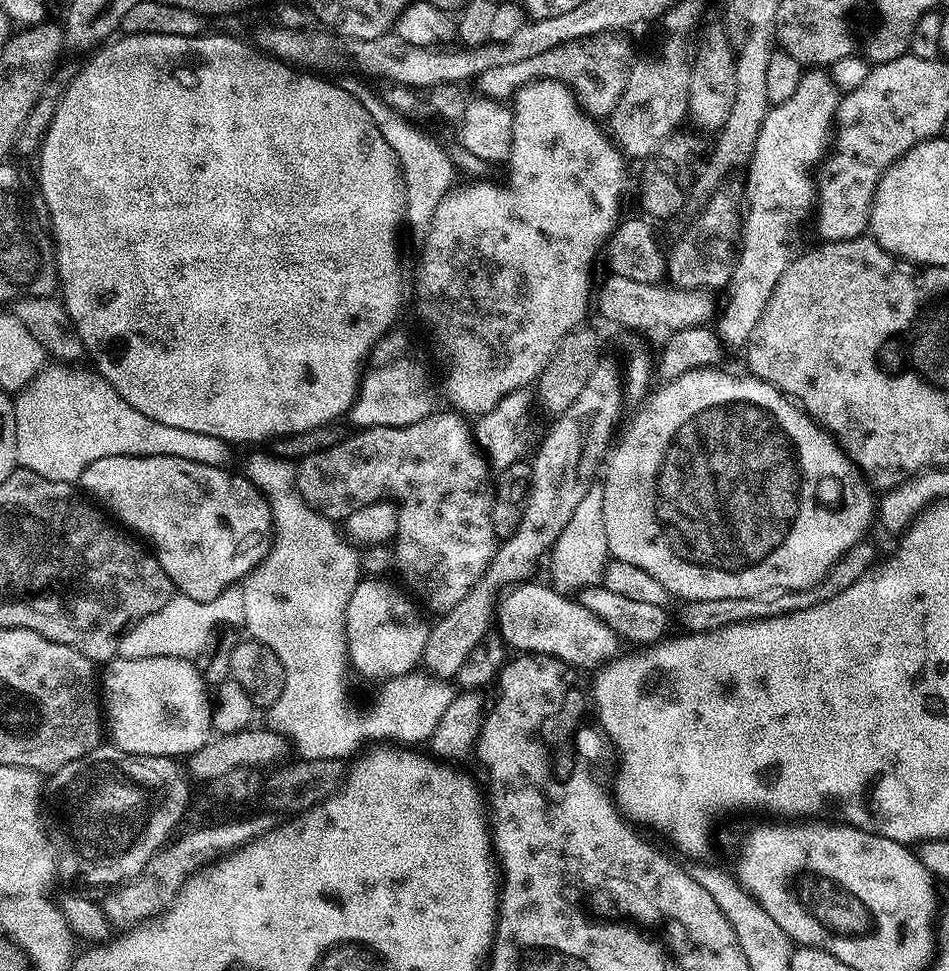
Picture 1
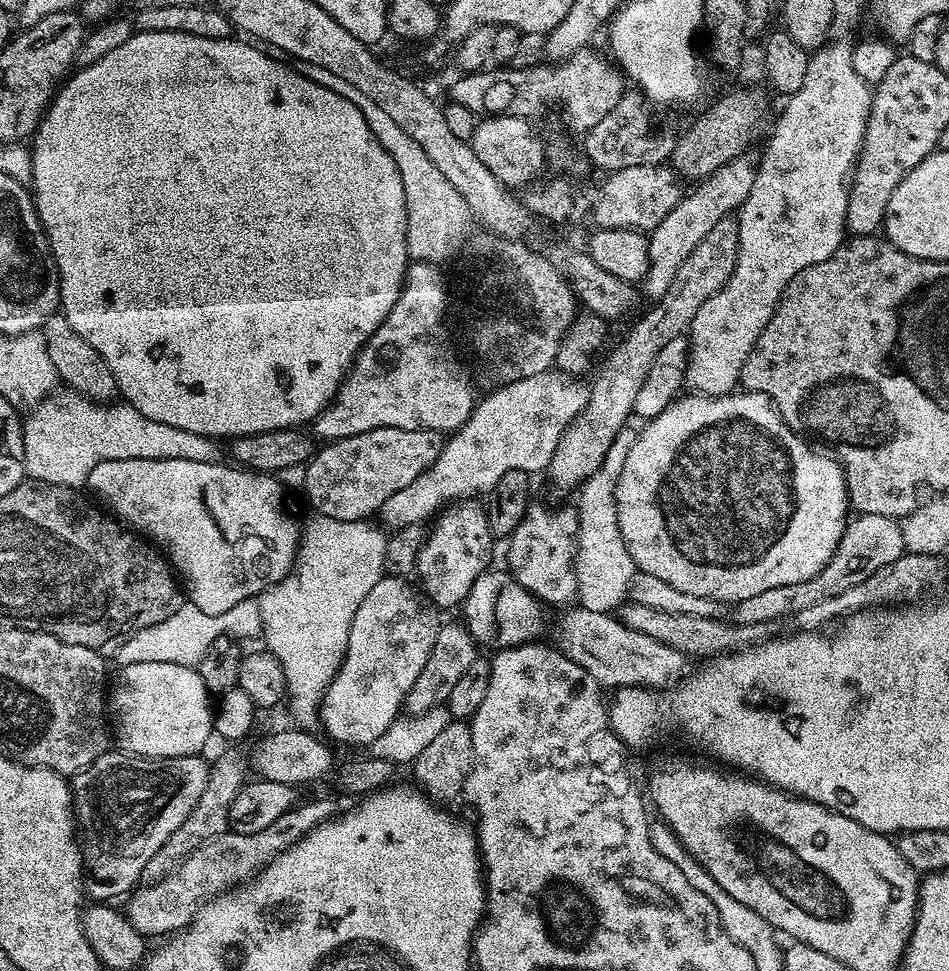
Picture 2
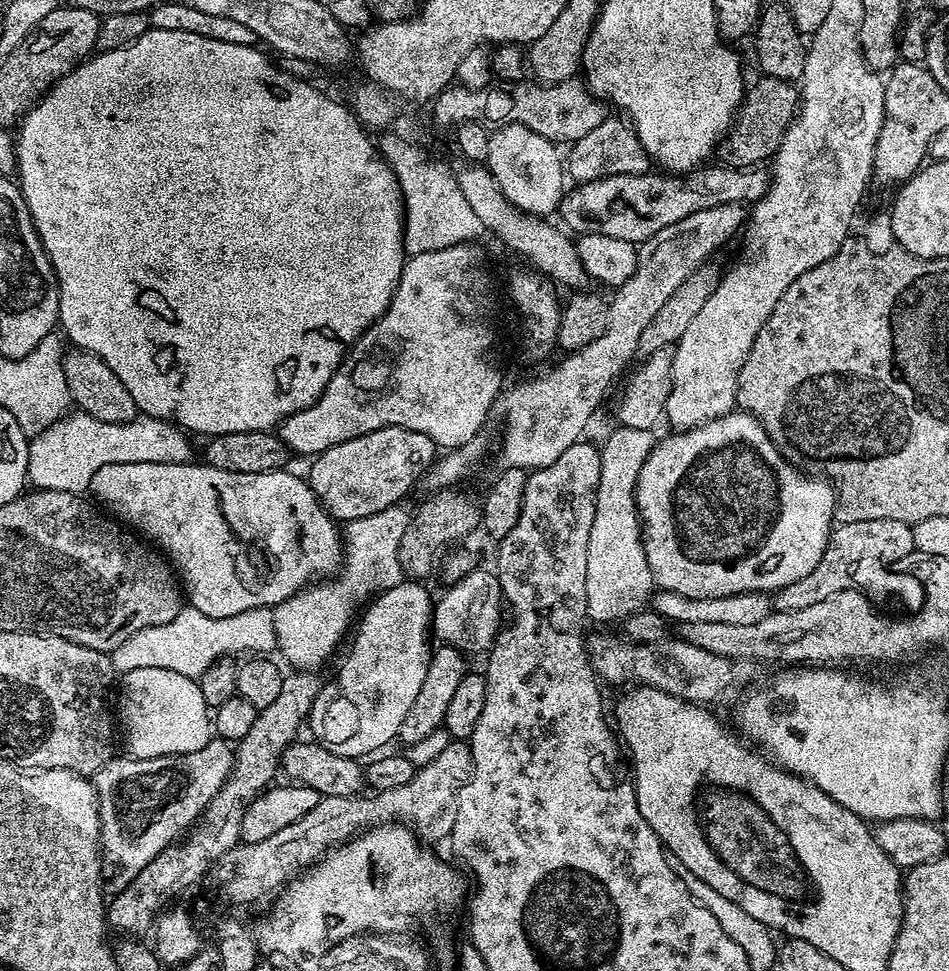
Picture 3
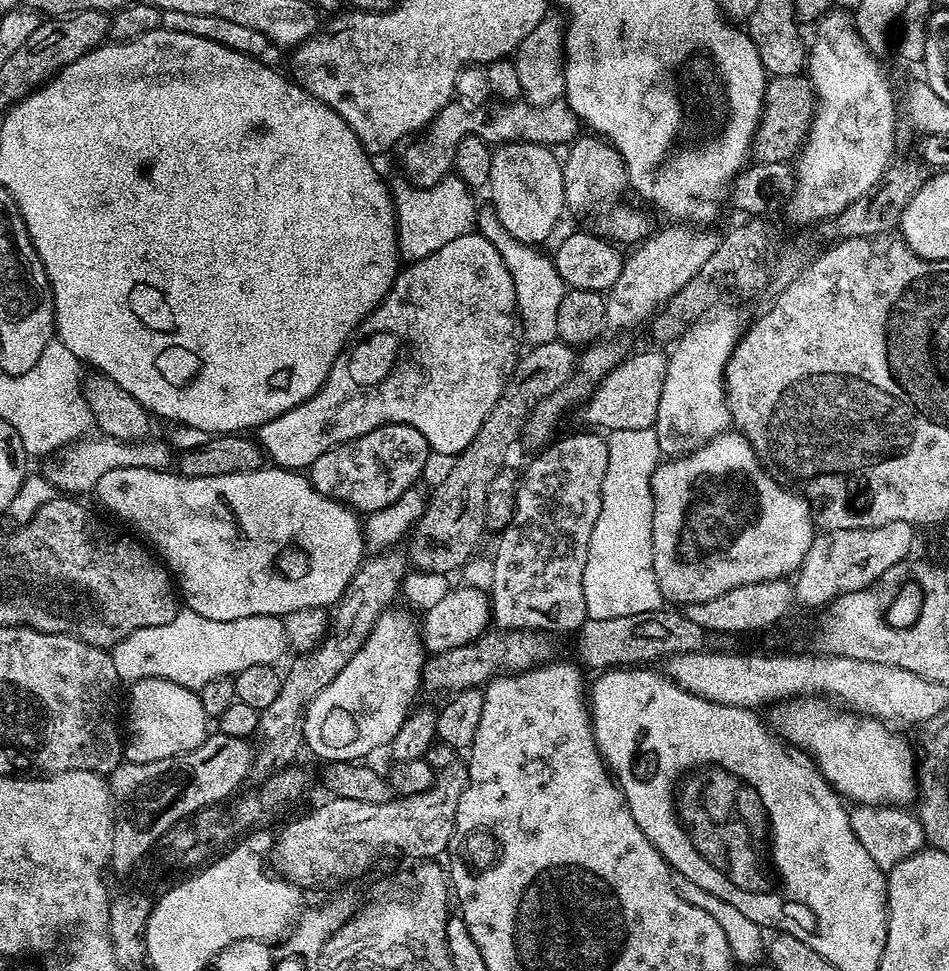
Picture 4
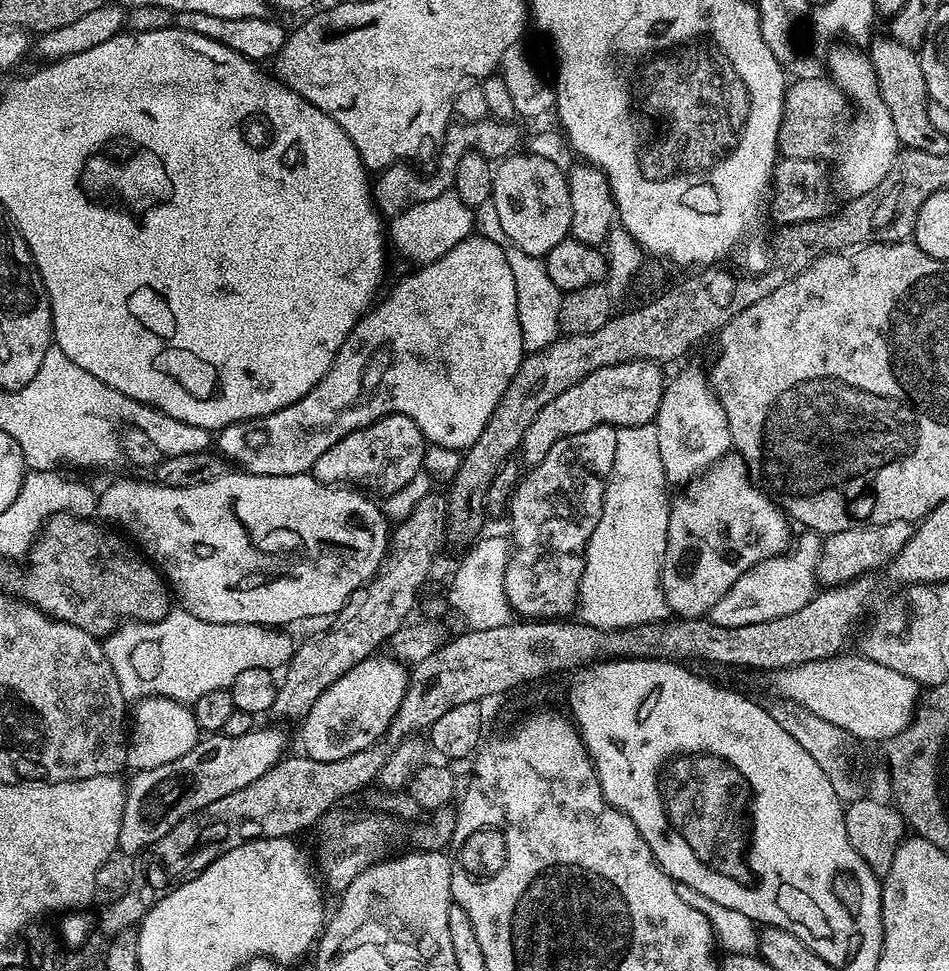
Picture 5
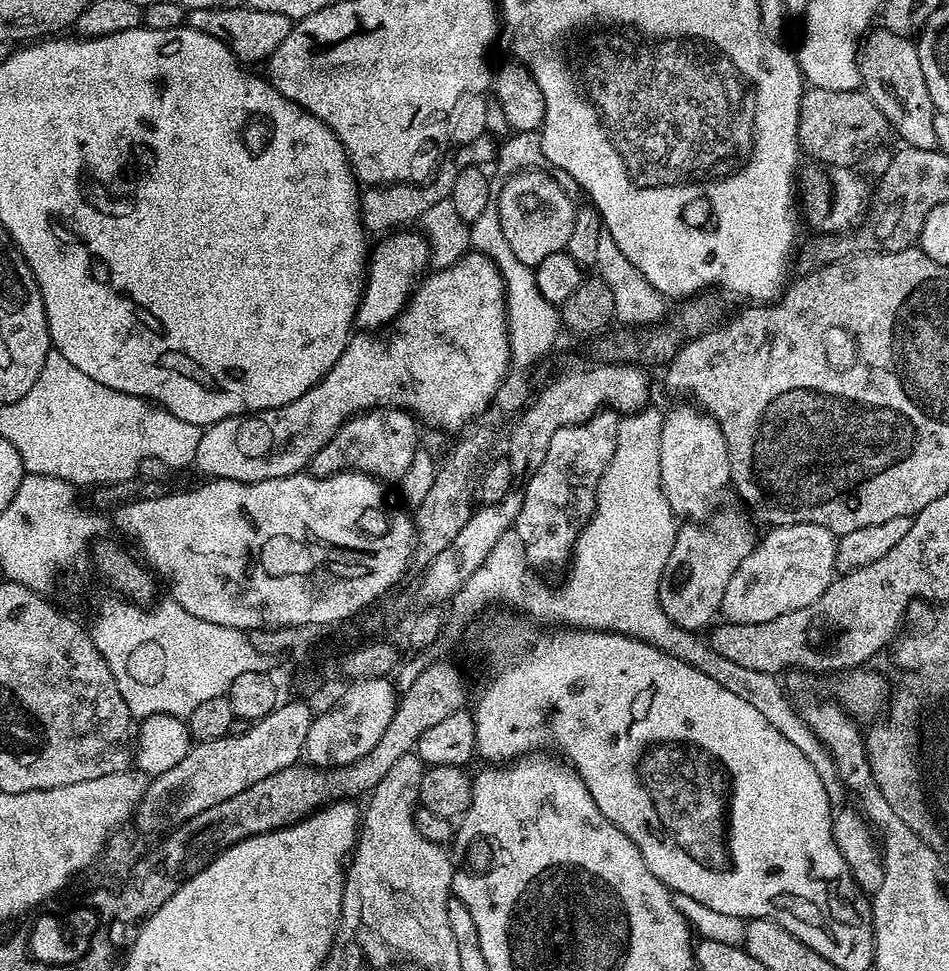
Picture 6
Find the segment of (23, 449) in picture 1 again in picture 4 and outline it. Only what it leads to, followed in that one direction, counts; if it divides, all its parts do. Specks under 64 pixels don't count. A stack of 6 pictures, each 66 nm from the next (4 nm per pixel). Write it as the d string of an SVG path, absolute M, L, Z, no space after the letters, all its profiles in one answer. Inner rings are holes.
M96 434L93 440L85 439L83 442L73 442L47 457L45 464L48 465L42 468L42 472L51 482L53 489L59 490L61 493L91 493L95 489L98 478L102 478L102 474L106 474L109 470L118 470L119 468L167 469L174 460L174 454L172 456L171 452L173 449L167 443L164 445L162 441L152 439L128 443L115 440L114 437Z

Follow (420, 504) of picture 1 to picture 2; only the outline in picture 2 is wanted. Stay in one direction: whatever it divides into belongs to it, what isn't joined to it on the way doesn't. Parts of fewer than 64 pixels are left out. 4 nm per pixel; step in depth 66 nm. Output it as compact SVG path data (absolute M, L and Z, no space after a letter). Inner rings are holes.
M379 428L366 434L334 440L325 443L315 456L304 464L302 491L305 498L312 503L313 513L339 520L363 520L379 513L382 502L386 502L390 494L402 490L402 486L410 486L410 482L414 482L418 474L425 472L438 458L441 447L442 436L439 432L397 428ZM476 498L459 499L448 504L435 517L434 522L436 525L429 532L426 532L418 550L414 576L415 579L420 579L421 585L419 584L419 587L424 595L436 605L437 609L444 610L444 608L454 607L455 604L456 607L461 605L470 592L470 586L489 567L488 559L492 556L494 537L488 525L488 513L485 505Z

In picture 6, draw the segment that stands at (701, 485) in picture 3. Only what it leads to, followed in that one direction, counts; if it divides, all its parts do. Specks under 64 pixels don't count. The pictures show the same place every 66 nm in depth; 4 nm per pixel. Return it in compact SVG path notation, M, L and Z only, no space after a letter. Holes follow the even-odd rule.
M724 511L713 512L703 522L685 523L677 531L674 550L670 550L666 570L660 579L658 598L662 610L670 622L685 632L699 633L717 619L720 603L726 594L726 584L730 578L734 578L734 570L742 566L744 559L756 549L758 543L758 532L756 536L752 529L753 521L743 511Z

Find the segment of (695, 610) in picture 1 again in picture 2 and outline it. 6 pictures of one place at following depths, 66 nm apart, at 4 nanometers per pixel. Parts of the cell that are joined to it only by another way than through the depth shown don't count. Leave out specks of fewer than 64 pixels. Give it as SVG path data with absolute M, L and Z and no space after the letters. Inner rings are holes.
M882 514L857 515L849 519L844 536L838 542L830 562L814 574L806 582L794 582L790 586L773 586L762 594L754 594L754 598L742 598L742 602L734 605L735 623L738 624L770 624L775 625L776 620L794 618L806 606L814 606L814 602L822 602L826 598L834 598L850 586L858 586L866 582L871 576L891 568L897 560L905 555L900 523L891 516Z

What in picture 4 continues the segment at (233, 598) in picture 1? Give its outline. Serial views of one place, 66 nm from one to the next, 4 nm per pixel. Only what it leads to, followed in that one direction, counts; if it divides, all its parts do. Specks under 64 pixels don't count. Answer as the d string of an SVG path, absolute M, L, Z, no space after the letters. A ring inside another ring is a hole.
M187 610L177 611L176 617L170 622L166 622L162 626L150 626L142 630L134 630L134 634L130 634L126 638L122 638L122 642L118 642L110 649L112 653L112 661L114 662L114 670L120 676L121 681L135 682L137 680L145 680L146 678L162 678L174 682L178 686L186 686L187 688L198 690L202 686L206 686L206 682L214 682L218 678L227 676L235 677L236 673L247 670L250 666L266 666L267 664L275 665L276 660L280 660L284 656L284 651L289 651L288 630L285 621L278 616L251 616L250 618L234 618L230 622L222 622L214 618L202 618L202 614L190 612Z

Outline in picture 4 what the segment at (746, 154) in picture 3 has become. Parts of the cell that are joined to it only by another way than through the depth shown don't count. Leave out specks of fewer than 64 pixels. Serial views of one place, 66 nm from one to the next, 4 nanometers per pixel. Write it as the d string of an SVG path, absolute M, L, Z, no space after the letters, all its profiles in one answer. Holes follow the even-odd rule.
M807 75L773 76L769 79L768 89L764 91L764 111L760 114L760 124L756 128L756 138L752 141L751 155L759 163L782 163L793 159L804 147L811 130L812 116L816 112L816 94Z

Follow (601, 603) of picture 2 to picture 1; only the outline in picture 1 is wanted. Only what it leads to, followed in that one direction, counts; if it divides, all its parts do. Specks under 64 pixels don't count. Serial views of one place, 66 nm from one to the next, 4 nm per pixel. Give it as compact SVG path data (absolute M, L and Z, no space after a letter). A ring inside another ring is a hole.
M593 486L578 502L574 510L574 518L566 522L566 530L556 539L556 543L550 549L552 556L552 576L555 587L560 590L587 590L599 585L604 579L604 569L610 563L610 551L608 549L608 534L603 514L604 489Z

